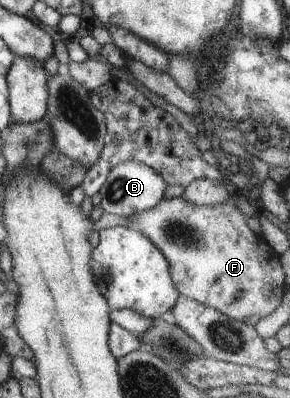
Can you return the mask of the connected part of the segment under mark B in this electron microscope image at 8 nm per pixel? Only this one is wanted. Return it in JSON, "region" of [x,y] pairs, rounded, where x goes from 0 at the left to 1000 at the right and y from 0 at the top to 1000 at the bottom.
{"region":[[[438,402],[407,410],[376,430],[362,460],[338,480],[348,487],[348,520],[383,540],[410,540],[410,545],[438,545],[455,535],[510,528],[531,520],[538,510],[566,495],[569,475],[579,460],[493,407],[472,402]]]}

